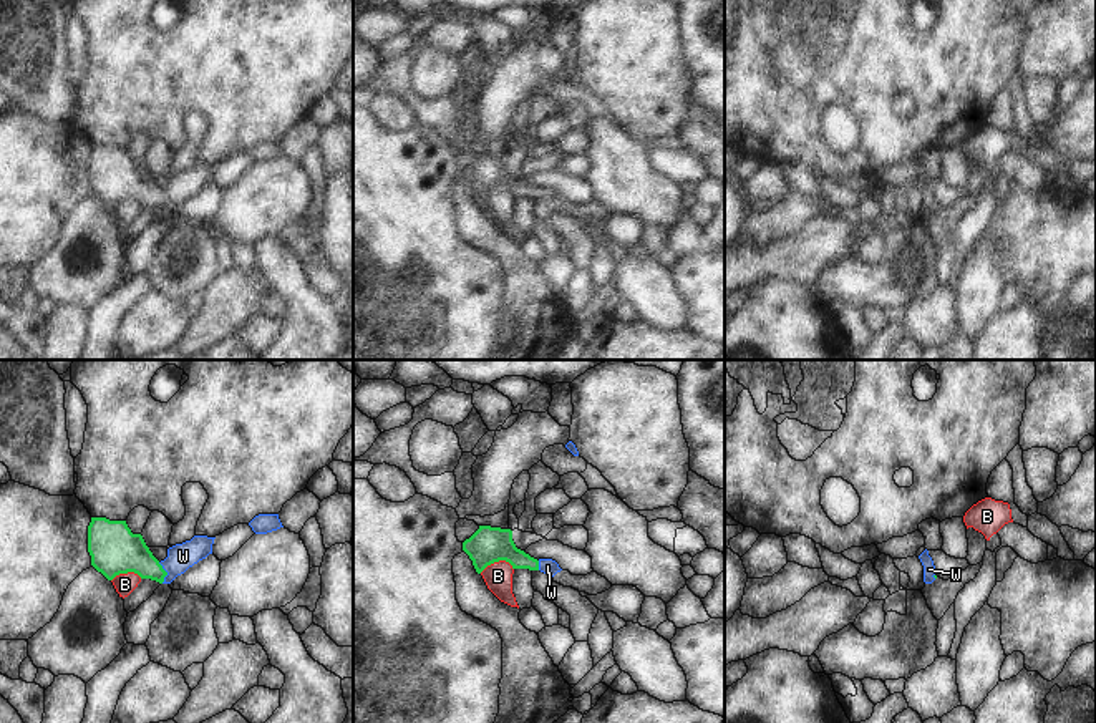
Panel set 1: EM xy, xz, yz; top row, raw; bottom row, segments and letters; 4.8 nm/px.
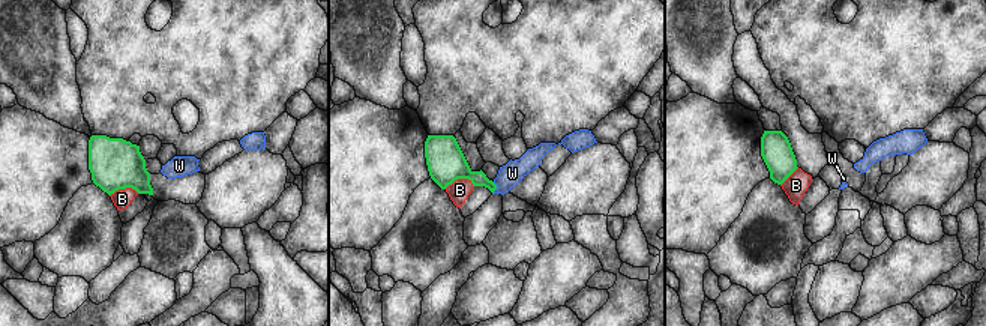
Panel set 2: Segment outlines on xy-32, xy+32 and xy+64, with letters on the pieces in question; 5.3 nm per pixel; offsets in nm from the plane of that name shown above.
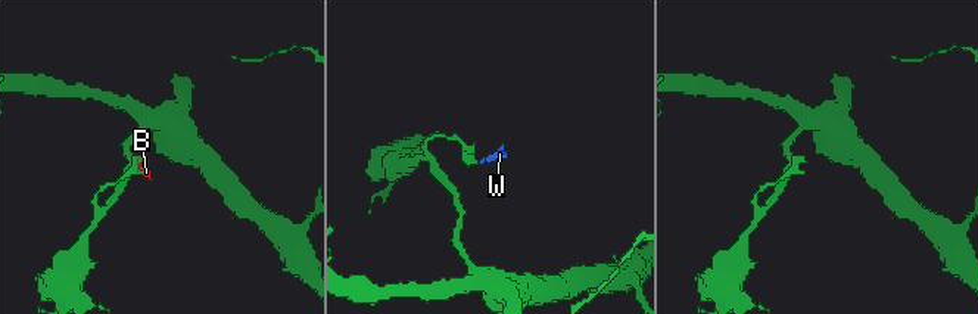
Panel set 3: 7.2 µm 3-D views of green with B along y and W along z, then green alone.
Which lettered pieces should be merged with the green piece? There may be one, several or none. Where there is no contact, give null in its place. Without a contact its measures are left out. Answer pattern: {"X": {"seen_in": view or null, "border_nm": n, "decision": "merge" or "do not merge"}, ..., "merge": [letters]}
{"B": {"seen_in": "xz", "border_nm": 170, "decision": "do not merge"}, "W": {"seen_in": "xy", "border_nm": 110, "decision": "merge"}, "merge": ["W"]}

